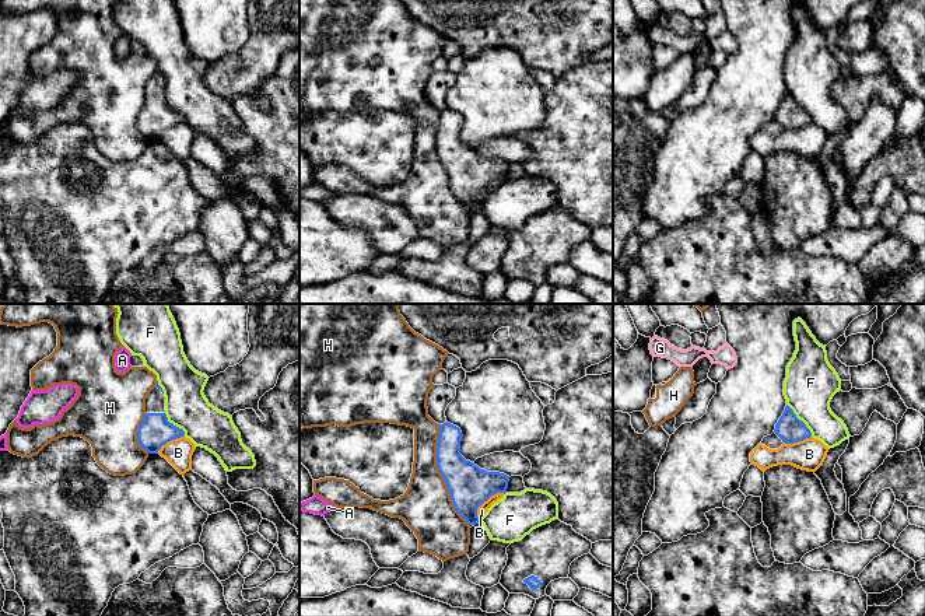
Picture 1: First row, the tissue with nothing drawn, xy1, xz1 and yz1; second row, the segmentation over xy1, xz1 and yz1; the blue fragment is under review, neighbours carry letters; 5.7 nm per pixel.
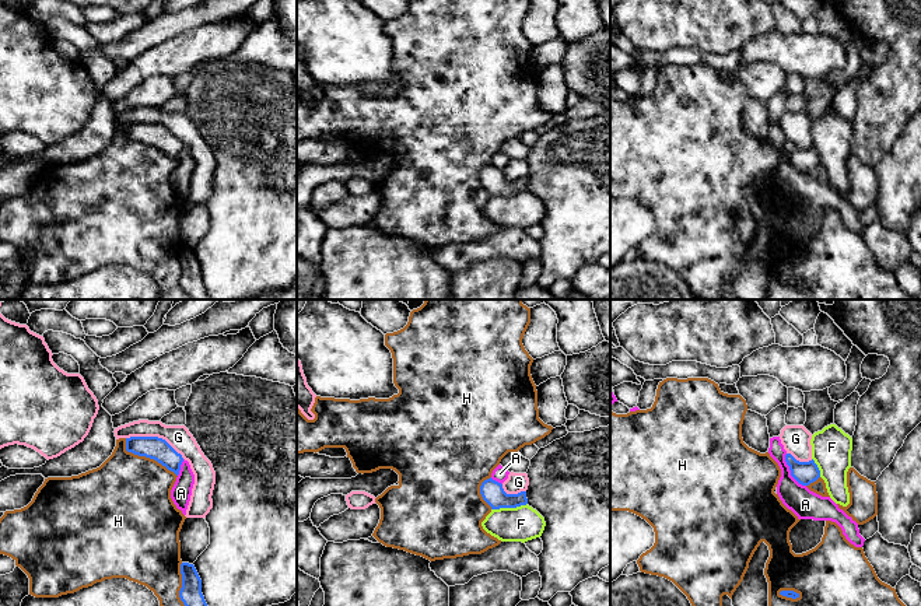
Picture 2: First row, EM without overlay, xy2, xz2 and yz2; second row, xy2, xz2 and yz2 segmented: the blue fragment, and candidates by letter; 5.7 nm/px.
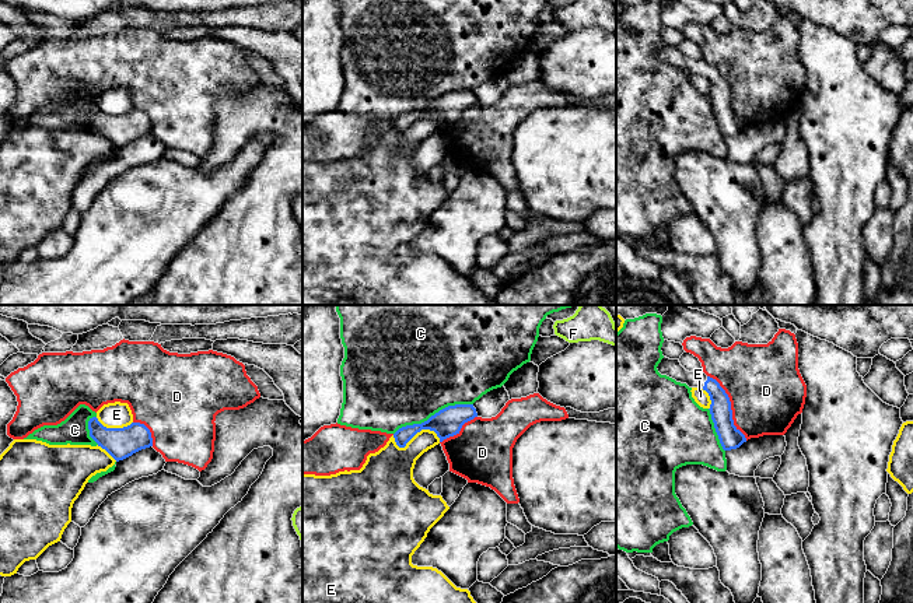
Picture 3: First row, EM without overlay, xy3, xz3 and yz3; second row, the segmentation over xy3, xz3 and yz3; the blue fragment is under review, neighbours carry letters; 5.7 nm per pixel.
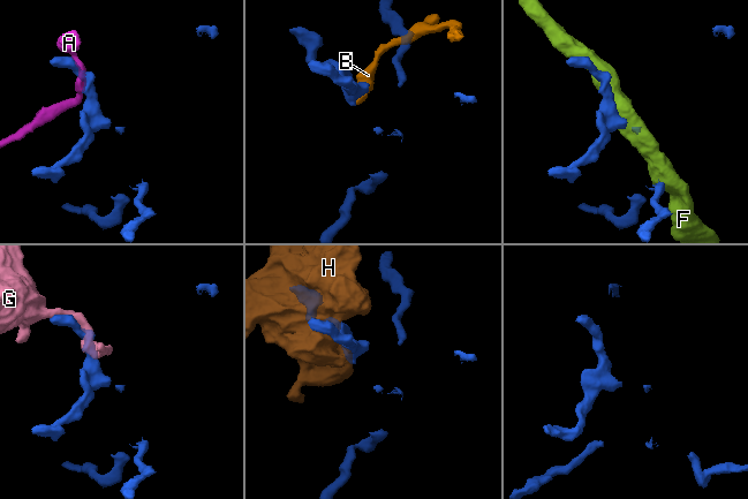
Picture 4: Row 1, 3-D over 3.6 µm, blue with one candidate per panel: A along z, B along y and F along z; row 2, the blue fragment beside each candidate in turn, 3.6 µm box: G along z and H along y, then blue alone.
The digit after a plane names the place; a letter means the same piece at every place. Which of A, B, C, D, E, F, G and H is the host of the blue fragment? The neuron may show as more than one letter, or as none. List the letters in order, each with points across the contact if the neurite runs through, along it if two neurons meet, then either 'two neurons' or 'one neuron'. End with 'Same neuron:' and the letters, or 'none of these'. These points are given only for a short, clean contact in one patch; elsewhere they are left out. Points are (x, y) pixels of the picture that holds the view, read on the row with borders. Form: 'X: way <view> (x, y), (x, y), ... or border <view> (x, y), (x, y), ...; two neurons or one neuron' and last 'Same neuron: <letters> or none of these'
A: two neurons
B: two neurons
C: two neurons
D: two neurons
E: two neurons
F: two neurons
G: two neurons
H: two neurons
Same neuron: none of these

